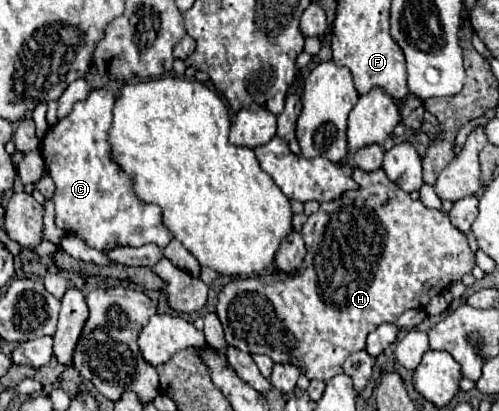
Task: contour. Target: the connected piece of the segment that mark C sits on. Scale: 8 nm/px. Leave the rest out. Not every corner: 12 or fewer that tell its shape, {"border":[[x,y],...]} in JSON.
{"border":[[93,90],[41,140],[55,224],[89,248],[171,232],[107,150],[115,96]]}

